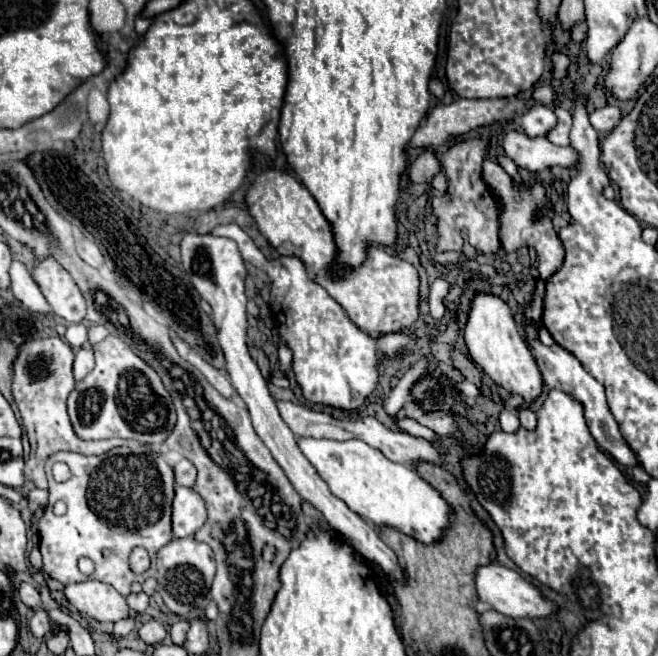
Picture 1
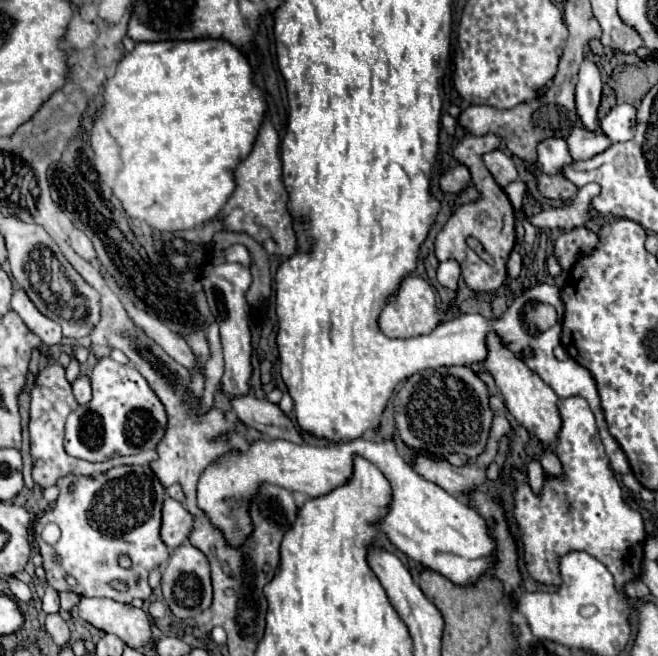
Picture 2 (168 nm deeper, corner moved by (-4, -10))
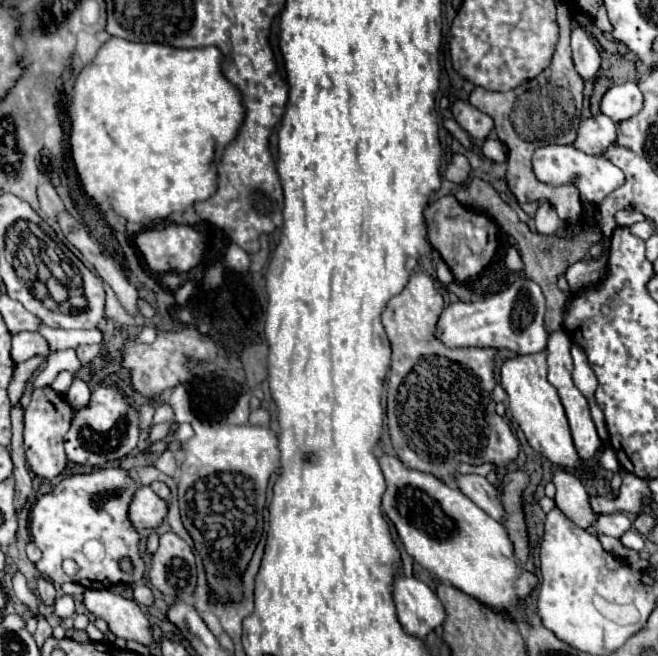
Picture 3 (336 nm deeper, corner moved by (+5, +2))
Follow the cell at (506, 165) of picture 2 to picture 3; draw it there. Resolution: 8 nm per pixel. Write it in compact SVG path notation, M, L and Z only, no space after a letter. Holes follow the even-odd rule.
M488 138L482 146L482 154L492 160L492 162L506 162L506 146L496 140L496 138Z

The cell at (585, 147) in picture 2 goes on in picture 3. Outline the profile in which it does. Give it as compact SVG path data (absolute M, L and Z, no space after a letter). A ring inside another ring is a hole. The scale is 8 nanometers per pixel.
M592 116L580 122L578 136L574 140L574 148L582 150L584 154L602 154L612 142L616 140L616 124L604 116Z

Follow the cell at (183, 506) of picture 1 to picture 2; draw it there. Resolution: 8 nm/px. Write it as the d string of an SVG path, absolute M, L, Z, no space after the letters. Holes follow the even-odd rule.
M173 498L163 500L163 520L161 520L161 540L167 548L177 548L183 544L193 528L193 516Z

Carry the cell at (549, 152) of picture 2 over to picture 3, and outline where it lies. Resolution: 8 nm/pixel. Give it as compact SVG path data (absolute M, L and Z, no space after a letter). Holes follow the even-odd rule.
M546 144L546 146L536 148L536 152L532 156L532 166L534 166L536 178L540 182L544 182L544 184L562 186L562 184L574 180L578 190L580 190L580 200L592 202L592 204L598 204L614 188L618 188L622 184L622 180L624 180L622 170L618 166L610 164L606 158L588 156L584 152L578 152L574 146L562 146L562 144Z

